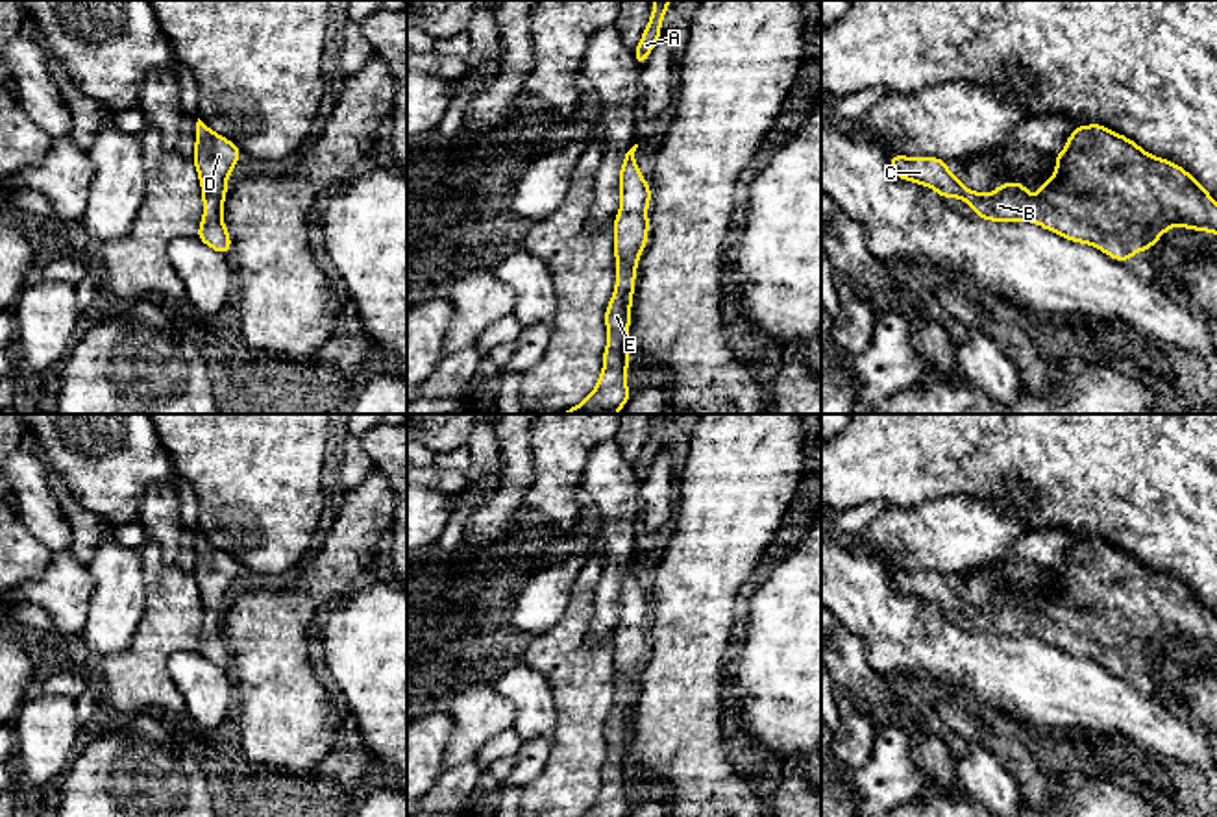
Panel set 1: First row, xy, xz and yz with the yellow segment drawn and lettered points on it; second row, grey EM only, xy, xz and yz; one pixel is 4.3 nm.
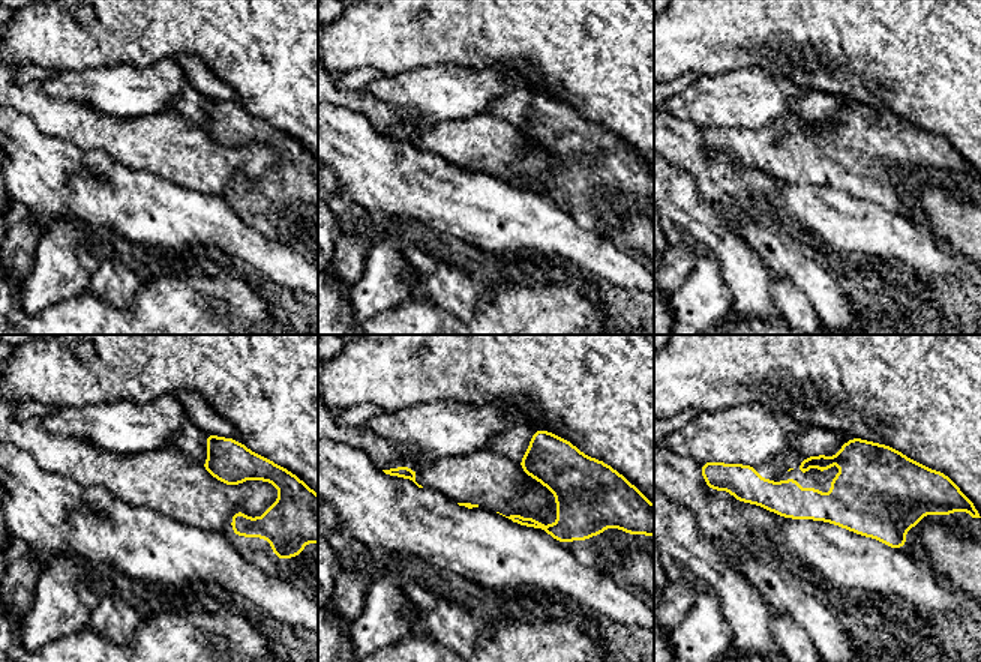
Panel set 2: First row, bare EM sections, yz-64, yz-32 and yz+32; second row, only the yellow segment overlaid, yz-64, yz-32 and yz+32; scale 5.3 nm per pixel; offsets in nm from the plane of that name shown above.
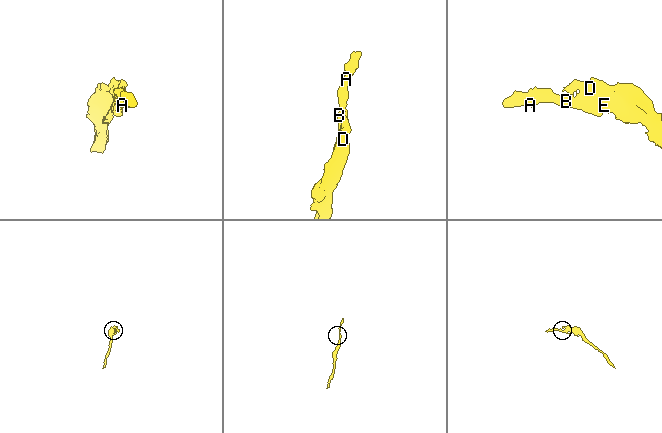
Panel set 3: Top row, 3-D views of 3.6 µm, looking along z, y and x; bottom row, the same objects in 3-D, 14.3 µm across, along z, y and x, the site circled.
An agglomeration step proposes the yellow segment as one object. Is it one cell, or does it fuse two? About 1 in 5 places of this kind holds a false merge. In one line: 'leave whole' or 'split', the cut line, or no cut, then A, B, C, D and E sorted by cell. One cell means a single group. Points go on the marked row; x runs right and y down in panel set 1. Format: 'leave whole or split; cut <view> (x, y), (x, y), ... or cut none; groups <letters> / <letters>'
leave whole; cut none; groups A B C D E

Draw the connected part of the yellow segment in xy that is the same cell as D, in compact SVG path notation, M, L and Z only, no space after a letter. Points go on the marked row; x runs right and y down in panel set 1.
M198 118L192 155L203 198L203 222L198 226L198 238L224 255L229 255L231 250L227 227L220 220L227 192L226 181L240 153L229 139L216 135Z

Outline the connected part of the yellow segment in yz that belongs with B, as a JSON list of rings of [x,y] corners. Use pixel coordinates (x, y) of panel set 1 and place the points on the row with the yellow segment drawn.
[[[1100,124],[1078,126],[1062,153],[1056,153],[1056,174],[1038,187],[1039,196],[1032,198],[1023,183],[1002,183],[993,194],[980,194],[964,187],[958,177],[949,172],[943,159],[936,157],[890,157],[890,170],[906,181],[932,187],[940,196],[962,198],[978,218],[993,222],[1036,222],[1043,229],[1054,231],[1073,242],[1099,248],[1115,261],[1128,262],[1136,251],[1145,251],[1173,226],[1189,227],[1193,231],[1206,229],[1217,235],[1217,201],[1204,187],[1189,176],[1182,166],[1143,152],[1134,140],[1110,131]]]

